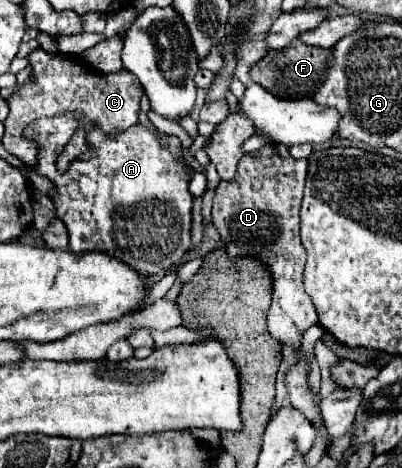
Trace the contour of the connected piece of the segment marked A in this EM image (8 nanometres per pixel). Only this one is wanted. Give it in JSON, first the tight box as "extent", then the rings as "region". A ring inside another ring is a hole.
{"extent":[23,111,191,275],"region":[[[67,111],[33,121],[23,131],[39,149],[33,169],[55,185],[55,193],[49,199],[55,205],[57,219],[67,227],[69,249],[75,253],[103,249],[145,275],[163,273],[191,245],[191,169],[159,143],[159,131],[137,123],[119,137],[107,137],[93,127],[87,133],[89,151],[77,157],[67,171],[59,171],[55,167],[57,155],[77,127],[77,117]]]}

